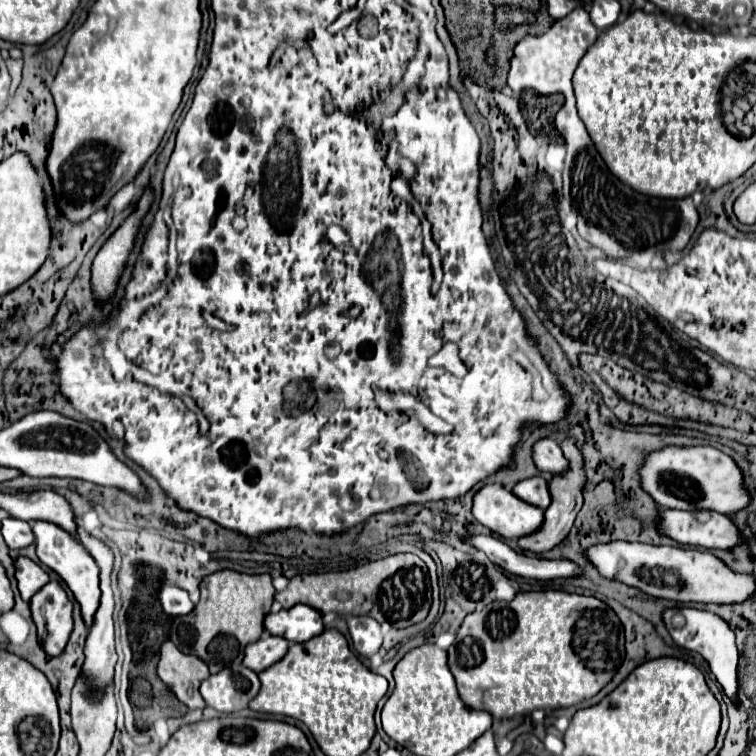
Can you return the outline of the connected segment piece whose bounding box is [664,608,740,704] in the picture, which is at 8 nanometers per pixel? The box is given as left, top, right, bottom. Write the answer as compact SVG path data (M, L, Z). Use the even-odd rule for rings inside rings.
M670 608L664 612L664 622L666 622L666 628L678 646L694 650L706 658L712 674L716 676L716 680L724 688L724 694L734 704L740 704L738 702L738 672L736 672L738 650L736 650L734 632L730 630L730 626L720 616L706 612L706 610L696 610L696 608Z

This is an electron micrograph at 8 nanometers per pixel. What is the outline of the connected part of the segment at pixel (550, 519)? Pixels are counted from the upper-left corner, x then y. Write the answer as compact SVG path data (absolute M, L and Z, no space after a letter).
M574 438L562 440L562 442L560 442L560 448L562 448L562 454L566 456L566 460L570 462L570 466L568 466L566 472L552 476L552 480L550 480L552 504L544 510L544 522L542 522L542 526L540 526L534 534L528 534L528 536L524 536L524 538L518 540L518 544L520 544L524 550L544 552L544 550L550 550L550 548L554 548L556 544L560 544L560 542L568 536L568 532L570 532L570 528L572 528L572 524L574 524L576 514L580 512L580 508L582 508L582 504L584 504L582 488L584 488L584 484L586 484L586 470L584 470L582 452L578 450Z

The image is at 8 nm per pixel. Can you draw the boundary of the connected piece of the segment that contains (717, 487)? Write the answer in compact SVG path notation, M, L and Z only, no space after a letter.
M664 446L654 450L646 454L638 476L642 490L650 494L656 504L666 508L714 510L720 514L732 514L750 502L736 462L712 446Z

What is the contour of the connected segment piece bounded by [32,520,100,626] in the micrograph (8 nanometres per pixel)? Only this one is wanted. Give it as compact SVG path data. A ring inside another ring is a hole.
M34 520L32 522L32 530L34 530L34 536L36 536L36 542L34 544L36 544L36 554L38 554L40 562L60 574L60 578L68 584L68 588L74 592L76 600L80 602L82 616L86 618L86 626L92 626L94 612L98 610L98 602L100 602L98 564L90 556L90 552L86 550L86 546L78 538L74 538L74 534L66 532L64 528L56 526L52 522Z

